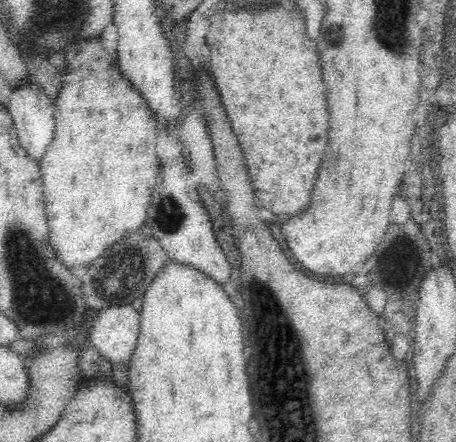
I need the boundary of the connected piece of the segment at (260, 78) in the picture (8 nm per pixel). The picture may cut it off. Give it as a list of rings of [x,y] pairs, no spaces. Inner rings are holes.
[[[274,8],[274,12],[266,12],[266,10],[256,10],[256,12],[248,12],[248,10],[242,10],[242,12],[226,12],[222,18],[218,16],[214,20],[212,16],[210,28],[205,37],[205,42],[210,49],[210,62],[209,70],[212,79],[214,79],[214,86],[218,89],[222,106],[226,108],[226,115],[228,120],[232,124],[232,130],[234,135],[238,138],[240,146],[242,146],[242,152],[244,152],[245,165],[248,166],[248,174],[250,174],[250,184],[254,189],[255,202],[260,210],[264,209],[273,216],[280,220],[280,216],[286,216],[286,214],[296,214],[300,210],[304,210],[310,200],[312,200],[312,188],[314,188],[314,182],[316,182],[316,174],[318,174],[318,164],[322,160],[322,154],[324,154],[324,148],[326,148],[326,138],[328,134],[302,134],[302,132],[328,132],[328,106],[326,106],[326,94],[324,94],[324,82],[322,82],[322,74],[320,74],[320,64],[318,64],[318,54],[316,54],[316,48],[312,42],[306,42],[306,26],[304,26],[304,16],[292,8],[286,12],[286,8]],[[314,120],[326,120],[326,126],[322,126],[322,130],[310,130],[314,126]]]

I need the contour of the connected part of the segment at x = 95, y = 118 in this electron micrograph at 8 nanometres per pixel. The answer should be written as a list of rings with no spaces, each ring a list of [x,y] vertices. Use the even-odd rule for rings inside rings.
[[[98,37],[77,42],[65,48],[65,58],[69,69],[68,73],[63,74],[63,87],[60,89],[58,98],[55,102],[55,129],[53,141],[46,149],[46,154],[42,157],[39,169],[42,175],[43,193],[45,198],[45,211],[49,229],[49,244],[55,252],[55,257],[62,262],[64,268],[71,273],[74,268],[90,268],[96,260],[100,260],[110,248],[114,248],[114,244],[120,244],[122,240],[126,240],[126,236],[130,233],[142,232],[143,224],[146,223],[147,210],[150,199],[159,181],[158,157],[156,157],[156,139],[158,138],[159,122],[156,121],[154,113],[150,111],[150,107],[146,107],[146,101],[142,99],[142,95],[138,94],[138,90],[132,87],[132,83],[122,77],[118,66],[110,68],[110,56],[104,47],[100,45]]]

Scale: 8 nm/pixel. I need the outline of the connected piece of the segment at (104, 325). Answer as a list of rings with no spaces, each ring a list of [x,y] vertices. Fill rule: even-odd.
[[[110,306],[100,311],[98,317],[94,320],[94,325],[90,329],[89,342],[90,346],[96,349],[101,358],[110,362],[113,367],[124,365],[130,368],[132,364],[133,352],[137,347],[138,337],[140,334],[140,313],[132,306]]]

